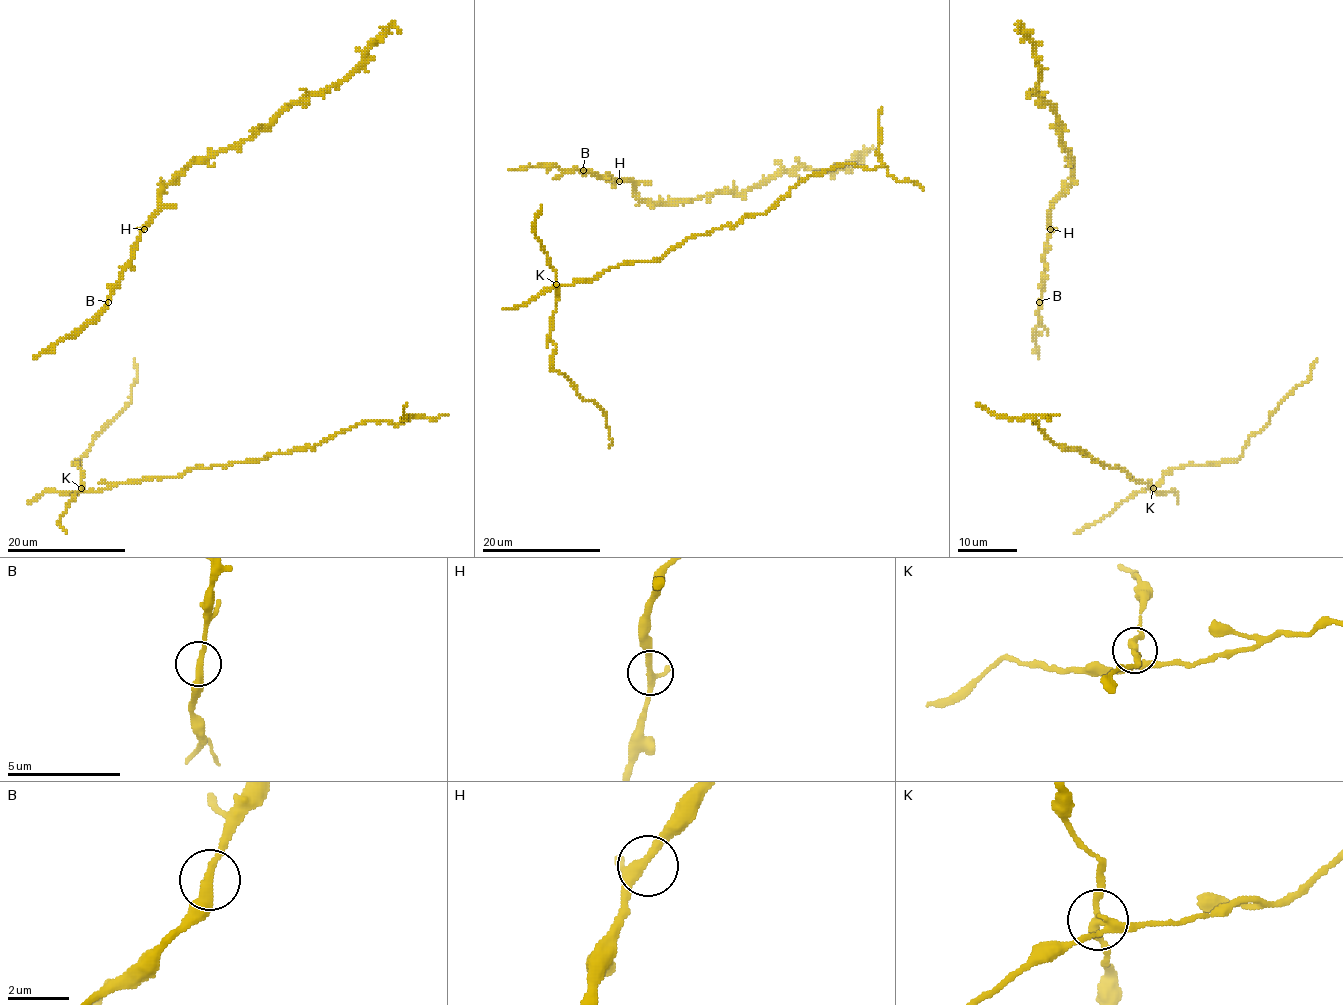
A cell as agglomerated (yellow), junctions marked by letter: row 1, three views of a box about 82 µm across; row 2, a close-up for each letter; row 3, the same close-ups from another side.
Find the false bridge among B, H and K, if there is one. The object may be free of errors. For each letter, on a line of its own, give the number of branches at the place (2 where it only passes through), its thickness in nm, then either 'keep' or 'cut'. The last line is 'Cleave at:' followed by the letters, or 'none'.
B: 2 branches meet; 280 nm thick; keep
H: 3 branches meet; 260 nm thick; keep
K: 4 branches meet; 260 nm thick; cut
Cleave at: K

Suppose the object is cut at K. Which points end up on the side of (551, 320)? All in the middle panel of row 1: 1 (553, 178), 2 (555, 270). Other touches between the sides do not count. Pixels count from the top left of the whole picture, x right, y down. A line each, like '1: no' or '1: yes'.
1: no
2: yes

